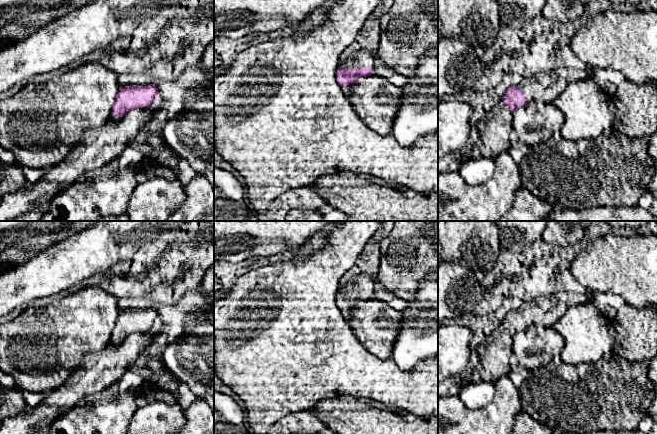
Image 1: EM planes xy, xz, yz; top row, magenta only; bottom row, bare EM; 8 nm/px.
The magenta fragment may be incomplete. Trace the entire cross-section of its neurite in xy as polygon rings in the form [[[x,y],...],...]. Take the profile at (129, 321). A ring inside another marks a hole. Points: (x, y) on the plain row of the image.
[[[155,308],[120,311],[112,332],[110,344],[119,346],[131,333],[149,330],[157,322],[158,313]]]

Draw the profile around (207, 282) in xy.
[[[214,265],[205,272],[199,286],[214,300]]]

